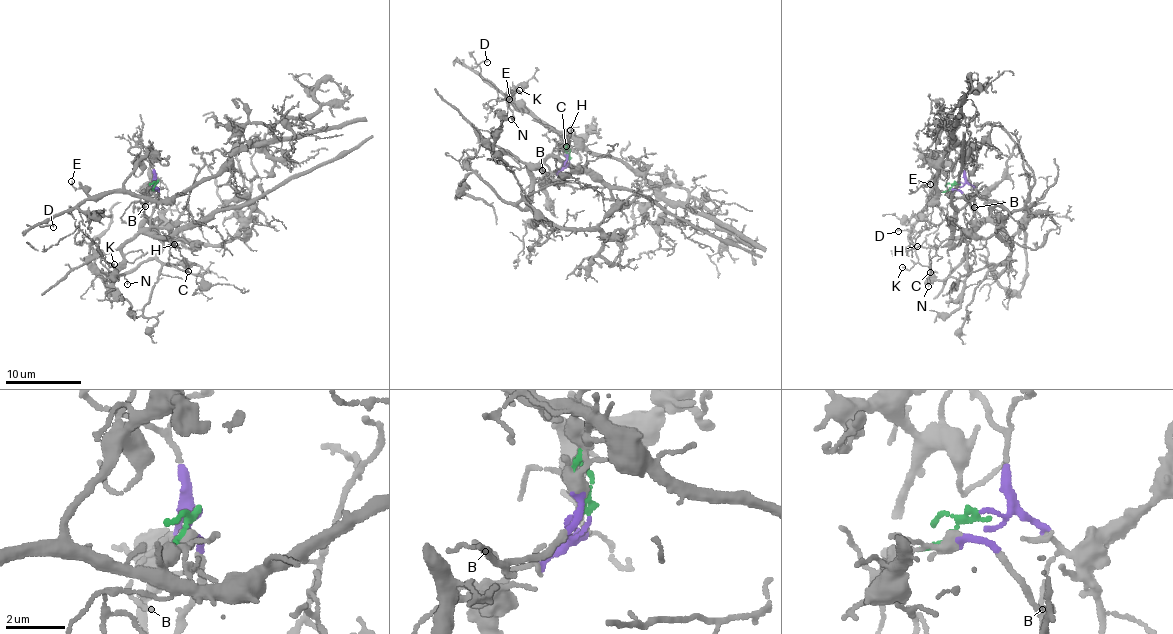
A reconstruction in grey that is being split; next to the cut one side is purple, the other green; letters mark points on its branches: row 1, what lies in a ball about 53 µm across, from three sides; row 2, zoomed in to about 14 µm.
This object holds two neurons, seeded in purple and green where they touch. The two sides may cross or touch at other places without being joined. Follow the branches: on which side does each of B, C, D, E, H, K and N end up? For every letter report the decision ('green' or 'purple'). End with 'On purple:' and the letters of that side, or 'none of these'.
B: purple
C: purple
D: green
E: green
H: purple
K: purple
N: purple
On purple: B, C, H, K, N

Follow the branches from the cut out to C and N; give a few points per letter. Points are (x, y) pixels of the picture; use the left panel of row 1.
C: (158, 181), (149, 230), (168, 236), (188, 271)
N: (158, 181), (152, 217), (144, 230), (123, 245), (122, 268), (115, 277), (121, 273), (127, 285)

